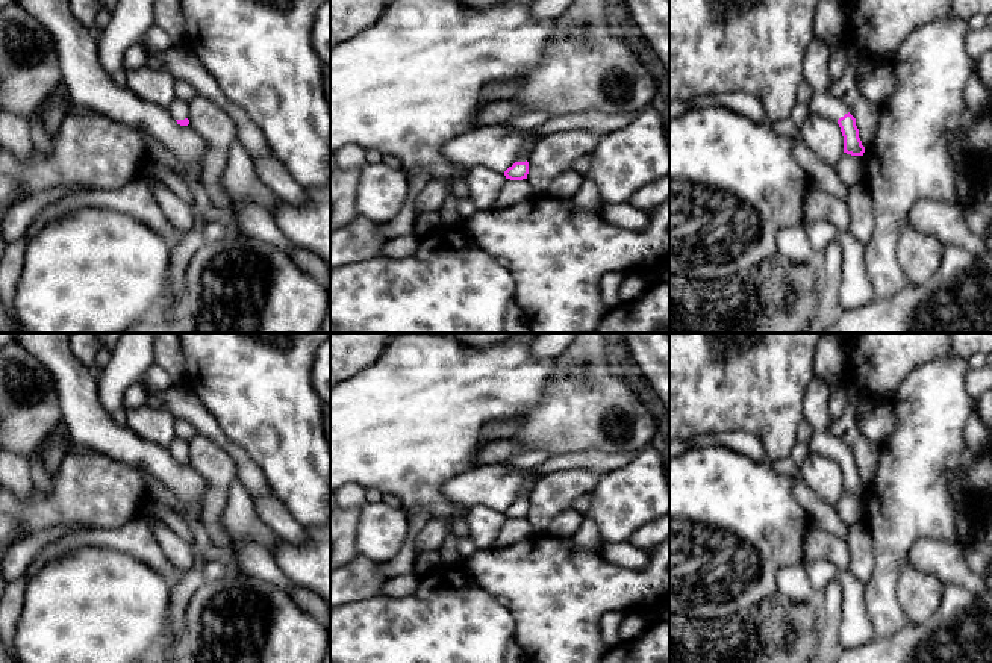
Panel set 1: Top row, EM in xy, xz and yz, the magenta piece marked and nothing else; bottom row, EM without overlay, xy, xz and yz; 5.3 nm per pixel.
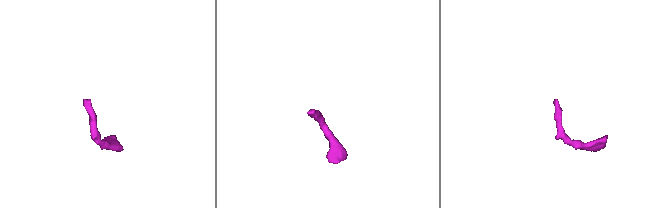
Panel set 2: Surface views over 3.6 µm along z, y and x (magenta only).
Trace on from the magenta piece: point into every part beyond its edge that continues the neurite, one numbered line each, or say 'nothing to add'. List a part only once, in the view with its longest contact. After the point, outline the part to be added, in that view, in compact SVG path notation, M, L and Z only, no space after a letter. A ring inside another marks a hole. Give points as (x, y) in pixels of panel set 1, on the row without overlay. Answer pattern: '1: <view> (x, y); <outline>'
1: yz (815, 407); M815 377L804 394L804 419L812 425L813 436L809 442L813 453L828 456L838 460L841 456L848 453L848 447L838 437L828 433L830 413L828 413L828 397L833 386L819 377Z

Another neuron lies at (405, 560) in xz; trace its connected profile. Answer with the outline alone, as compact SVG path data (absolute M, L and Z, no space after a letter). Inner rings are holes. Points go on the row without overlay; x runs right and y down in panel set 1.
M418 510L409 515L407 519L409 530L400 552L388 562L377 563L379 571L388 578L398 577L403 574L415 574L415 563L418 557L416 536L432 519L432 513L429 510Z

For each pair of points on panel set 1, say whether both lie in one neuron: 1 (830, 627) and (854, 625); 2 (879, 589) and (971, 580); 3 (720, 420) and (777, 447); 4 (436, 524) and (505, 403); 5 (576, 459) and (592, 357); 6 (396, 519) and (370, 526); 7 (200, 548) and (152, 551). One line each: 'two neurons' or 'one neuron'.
1: two neurons
2: two neurons
3: one neuron
4: two neurons
5: two neurons
6: one neuron
7: two neurons

